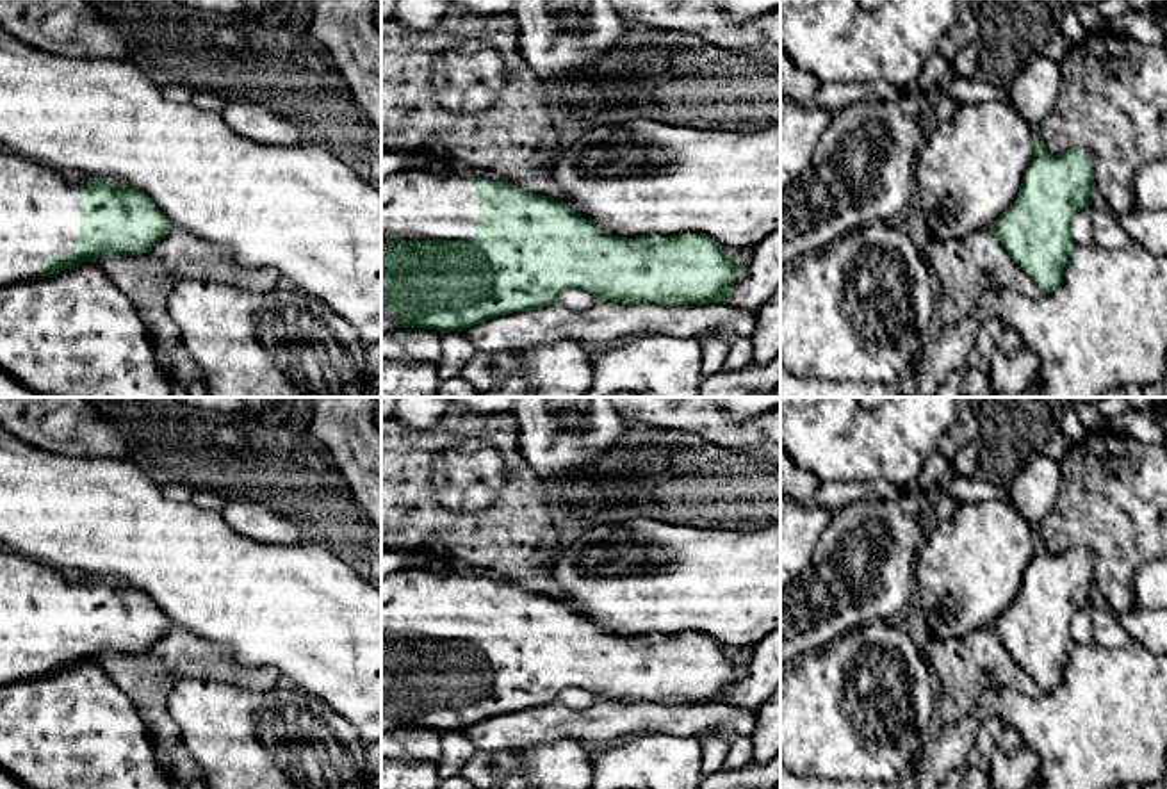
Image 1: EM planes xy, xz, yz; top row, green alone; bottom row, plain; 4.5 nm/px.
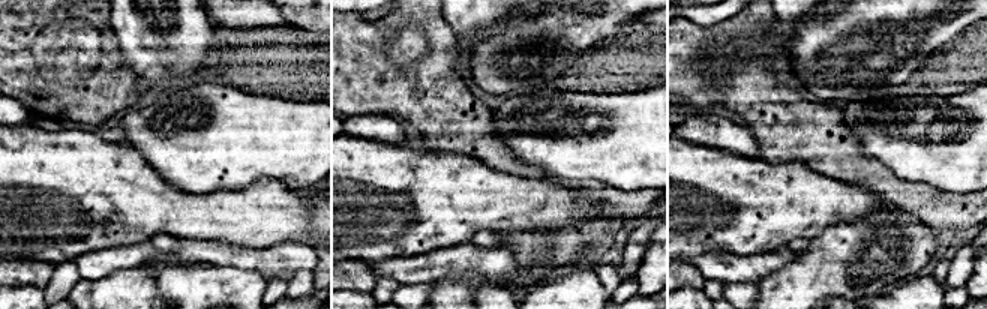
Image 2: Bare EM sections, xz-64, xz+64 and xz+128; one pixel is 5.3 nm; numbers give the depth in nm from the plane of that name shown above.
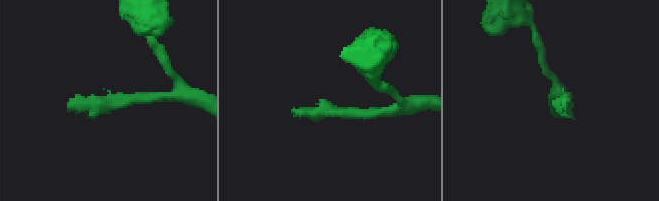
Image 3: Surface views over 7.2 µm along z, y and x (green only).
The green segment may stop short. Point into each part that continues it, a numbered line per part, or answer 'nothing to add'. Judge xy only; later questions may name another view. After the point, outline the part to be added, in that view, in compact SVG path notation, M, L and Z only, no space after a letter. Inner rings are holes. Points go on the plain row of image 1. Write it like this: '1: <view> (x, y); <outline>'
1: xy (40, 608); M0 550L0 687L41 677L45 657L68 654L77 647L80 588L87 577L59 572L37 559Z

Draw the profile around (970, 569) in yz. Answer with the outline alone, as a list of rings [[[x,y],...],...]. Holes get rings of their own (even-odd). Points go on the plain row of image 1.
[[[1010,500],[960,504],[914,559],[919,607],[934,638],[991,627],[1016,600],[1033,557],[1032,525]]]

